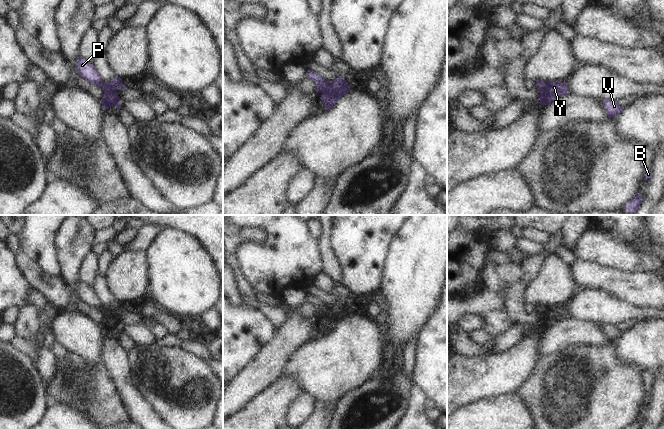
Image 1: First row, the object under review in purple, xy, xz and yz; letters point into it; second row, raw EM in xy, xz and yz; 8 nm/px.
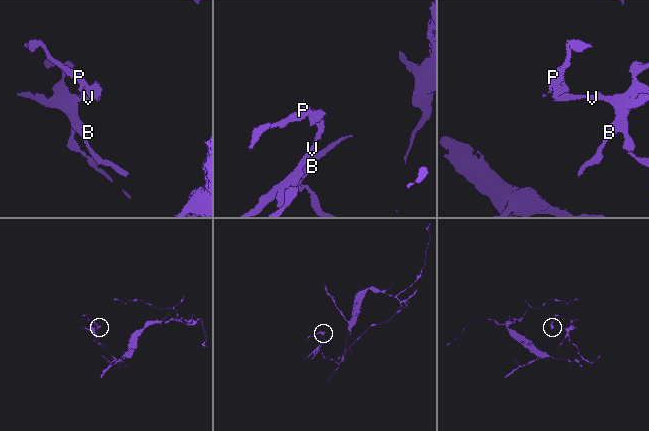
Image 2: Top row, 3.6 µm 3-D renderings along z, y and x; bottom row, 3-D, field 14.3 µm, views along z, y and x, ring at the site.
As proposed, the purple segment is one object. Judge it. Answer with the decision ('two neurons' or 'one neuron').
two neurons

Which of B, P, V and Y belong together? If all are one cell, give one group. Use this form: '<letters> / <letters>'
B V Y / P

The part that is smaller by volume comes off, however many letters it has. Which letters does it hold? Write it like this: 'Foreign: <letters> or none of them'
Foreign: P

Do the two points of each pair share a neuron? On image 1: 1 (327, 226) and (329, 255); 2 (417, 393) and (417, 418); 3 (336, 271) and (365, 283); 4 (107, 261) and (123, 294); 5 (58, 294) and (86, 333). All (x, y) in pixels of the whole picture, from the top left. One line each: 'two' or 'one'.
1: one
2: one
3: two
4: two
5: two

